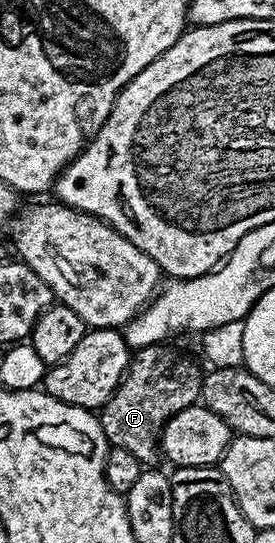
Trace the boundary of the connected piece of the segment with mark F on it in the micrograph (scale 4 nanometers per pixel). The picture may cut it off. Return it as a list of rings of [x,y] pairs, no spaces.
[[[155,345],[152,347],[139,347],[133,352],[130,367],[126,375],[112,393],[112,397],[100,409],[102,428],[106,434],[106,442],[110,447],[128,449],[132,457],[136,457],[144,465],[150,465],[154,458],[160,455],[160,440],[162,438],[162,427],[176,413],[195,406],[202,394],[203,368],[198,368],[186,355],[166,347],[170,345]]]

